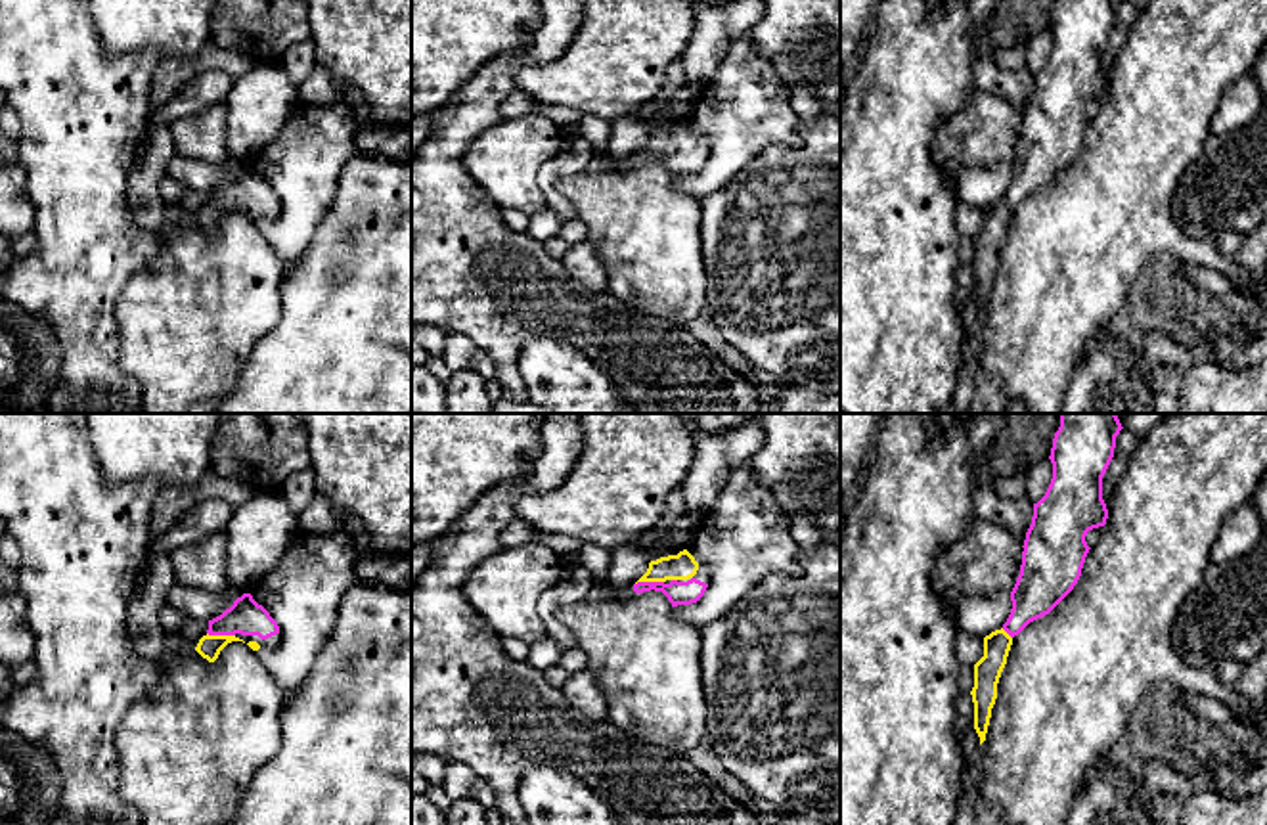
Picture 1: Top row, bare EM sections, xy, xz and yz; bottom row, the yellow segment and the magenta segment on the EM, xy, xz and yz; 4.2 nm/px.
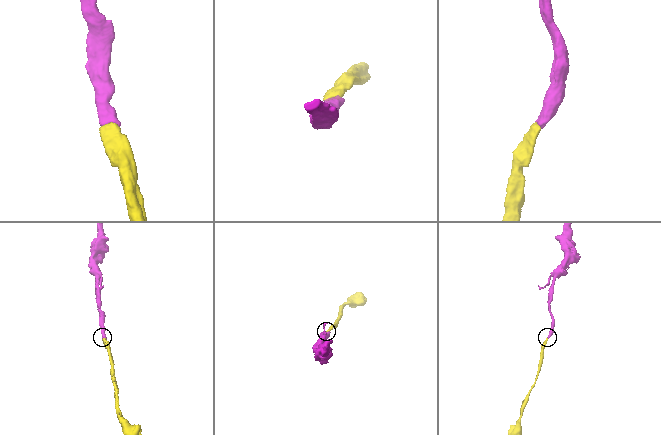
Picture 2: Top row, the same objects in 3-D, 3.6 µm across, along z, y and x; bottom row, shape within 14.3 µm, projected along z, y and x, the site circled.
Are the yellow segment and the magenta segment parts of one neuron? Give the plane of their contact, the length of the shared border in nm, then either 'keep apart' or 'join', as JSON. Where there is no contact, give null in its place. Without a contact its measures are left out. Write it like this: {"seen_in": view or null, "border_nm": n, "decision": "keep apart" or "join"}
{"seen_in": "xy", "border_nm": 120, "decision": "join"}

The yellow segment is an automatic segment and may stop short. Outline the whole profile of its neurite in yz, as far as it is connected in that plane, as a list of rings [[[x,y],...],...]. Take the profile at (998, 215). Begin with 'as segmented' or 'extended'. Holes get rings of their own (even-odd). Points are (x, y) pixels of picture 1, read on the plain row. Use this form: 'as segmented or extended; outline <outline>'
extended; outline [[[1058,0],[1053,10],[1053,50],[1045,67],[1034,75],[1032,96],[1026,103],[1022,136],[1011,163],[1012,180],[1001,201],[984,209],[984,228],[974,235],[974,301],[980,316],[986,312],[997,255],[1007,235],[1012,209],[1030,193],[1049,186],[1078,155],[1089,117],[1089,101],[1104,98],[1108,80],[1102,71],[1102,48],[1114,29],[1116,8],[1122,0]]]

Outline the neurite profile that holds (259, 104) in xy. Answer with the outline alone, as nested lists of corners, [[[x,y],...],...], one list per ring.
[[[279,61],[255,63],[233,78],[224,109],[228,113],[228,157],[251,165],[276,140],[300,96]]]

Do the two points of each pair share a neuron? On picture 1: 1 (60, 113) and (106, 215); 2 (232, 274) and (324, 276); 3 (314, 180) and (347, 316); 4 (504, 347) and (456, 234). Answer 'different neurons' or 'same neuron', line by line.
1: same neuron
2: different neurons
3: different neurons
4: same neuron

